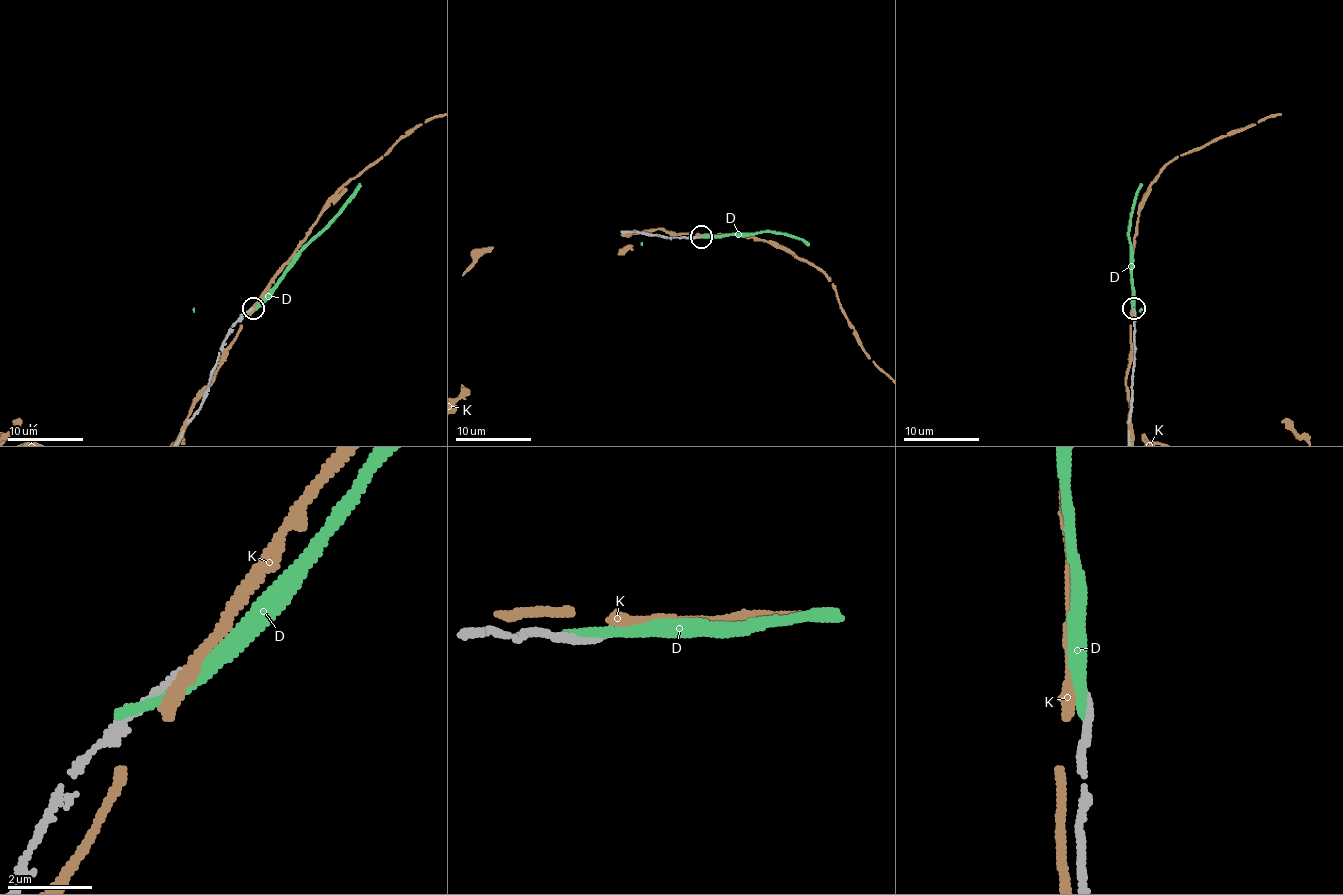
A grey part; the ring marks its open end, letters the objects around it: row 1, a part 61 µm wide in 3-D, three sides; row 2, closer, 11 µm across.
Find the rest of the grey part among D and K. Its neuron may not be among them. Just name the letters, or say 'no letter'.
no letter

